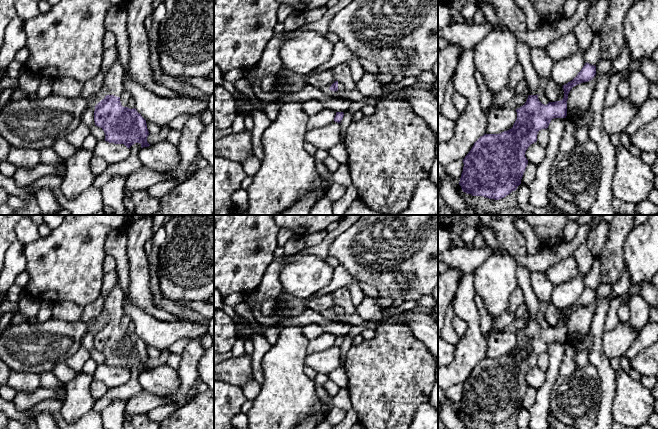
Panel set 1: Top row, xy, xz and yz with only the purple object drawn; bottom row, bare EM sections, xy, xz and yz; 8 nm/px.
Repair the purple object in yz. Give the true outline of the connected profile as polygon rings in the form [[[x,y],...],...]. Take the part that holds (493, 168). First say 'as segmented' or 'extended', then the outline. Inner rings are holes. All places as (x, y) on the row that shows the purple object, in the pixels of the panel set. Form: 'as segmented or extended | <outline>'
extended | [[[518,42],[518,62],[523,68],[524,79],[529,85],[530,95],[526,103],[516,109],[517,119],[511,129],[500,134],[484,134],[474,143],[469,153],[463,159],[464,167],[459,185],[462,191],[467,194],[499,200],[515,191],[521,184],[521,179],[528,164],[525,156],[526,150],[537,141],[538,132],[541,129],[547,129],[552,119],[566,118],[567,100],[570,90],[580,83],[590,81],[596,75],[596,66],[585,63],[577,76],[572,81],[563,85],[563,99],[544,105],[538,99],[541,92],[540,83],[542,79],[532,64],[530,50],[531,48],[527,44]]]

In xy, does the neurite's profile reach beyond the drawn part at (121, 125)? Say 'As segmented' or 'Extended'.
Extended

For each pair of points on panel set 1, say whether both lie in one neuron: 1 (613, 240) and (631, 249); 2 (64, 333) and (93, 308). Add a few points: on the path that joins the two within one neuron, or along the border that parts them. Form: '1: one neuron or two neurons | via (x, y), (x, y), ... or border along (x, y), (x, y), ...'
1: two neurons | border along (635, 226), (629, 233), (623, 246), (623, 265)
2: two neurons | border along (102, 313), (88, 321), (79, 320)

